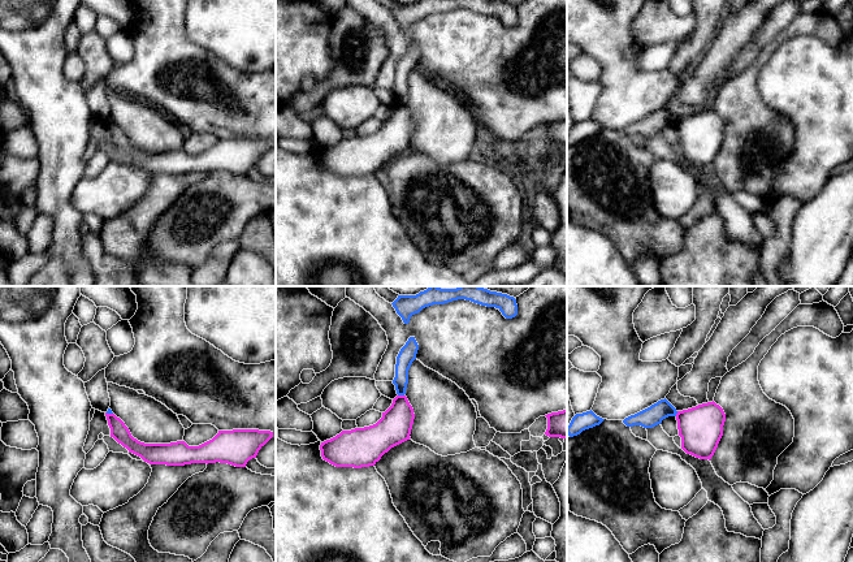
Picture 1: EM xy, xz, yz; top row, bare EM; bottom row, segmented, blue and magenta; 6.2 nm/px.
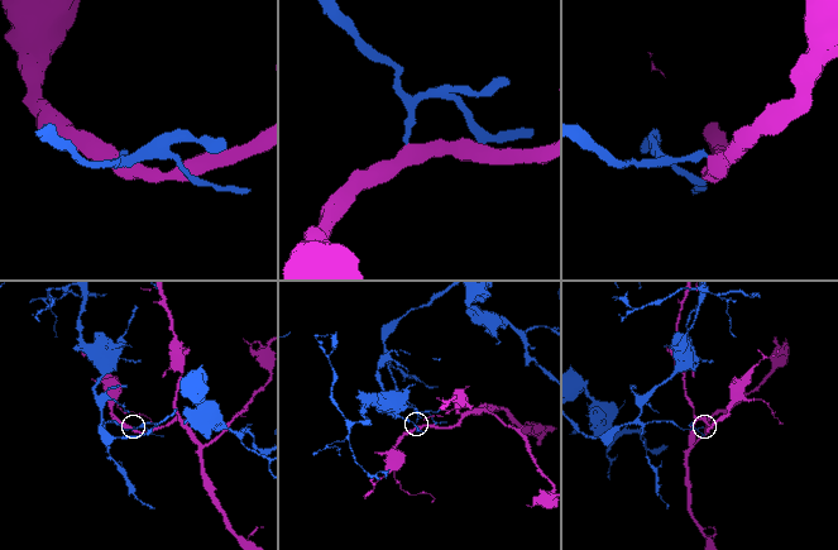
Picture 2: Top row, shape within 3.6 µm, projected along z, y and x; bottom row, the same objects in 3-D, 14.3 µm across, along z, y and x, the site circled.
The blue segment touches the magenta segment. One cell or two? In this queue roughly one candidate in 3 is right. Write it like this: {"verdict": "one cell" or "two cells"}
{"verdict": "two cells"}

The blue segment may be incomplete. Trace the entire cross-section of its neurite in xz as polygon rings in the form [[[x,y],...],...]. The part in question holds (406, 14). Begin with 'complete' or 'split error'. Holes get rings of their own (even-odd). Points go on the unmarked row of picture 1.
complete; [[[420,0],[416,4],[398,4],[391,12],[404,33],[412,23],[433,13],[445,13],[453,9],[466,8],[473,12],[495,16],[506,27],[518,23],[518,13],[514,5],[497,0]]]

